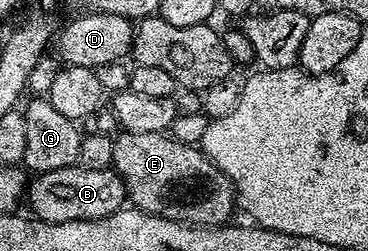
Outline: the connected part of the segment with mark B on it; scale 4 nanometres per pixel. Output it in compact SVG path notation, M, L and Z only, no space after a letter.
M76 165L44 171L30 180L25 192L26 206L31 206L30 214L46 223L104 219L120 210L126 199L127 190L123 187L123 178L111 167L85 169Z

